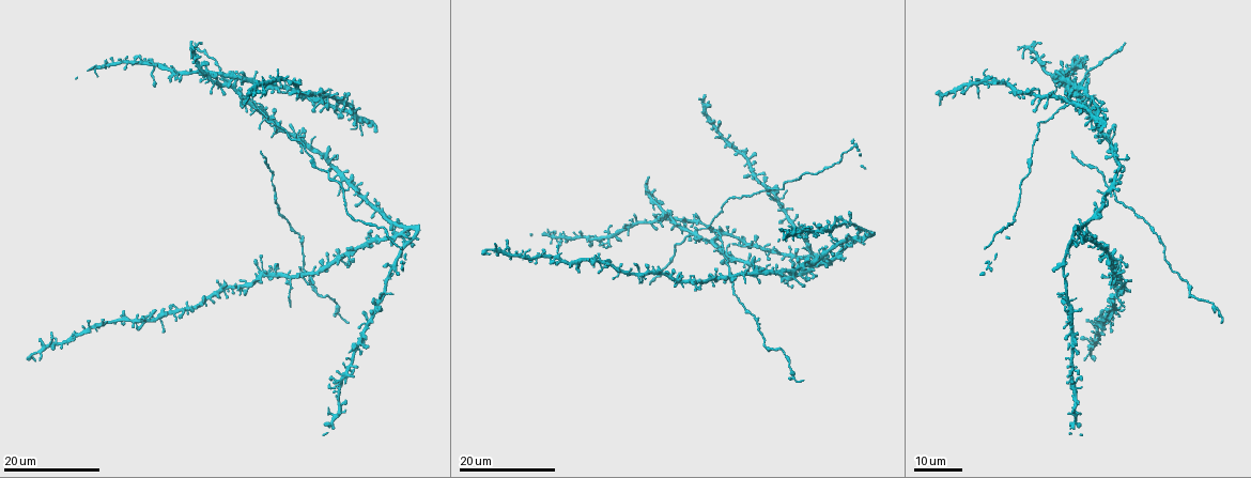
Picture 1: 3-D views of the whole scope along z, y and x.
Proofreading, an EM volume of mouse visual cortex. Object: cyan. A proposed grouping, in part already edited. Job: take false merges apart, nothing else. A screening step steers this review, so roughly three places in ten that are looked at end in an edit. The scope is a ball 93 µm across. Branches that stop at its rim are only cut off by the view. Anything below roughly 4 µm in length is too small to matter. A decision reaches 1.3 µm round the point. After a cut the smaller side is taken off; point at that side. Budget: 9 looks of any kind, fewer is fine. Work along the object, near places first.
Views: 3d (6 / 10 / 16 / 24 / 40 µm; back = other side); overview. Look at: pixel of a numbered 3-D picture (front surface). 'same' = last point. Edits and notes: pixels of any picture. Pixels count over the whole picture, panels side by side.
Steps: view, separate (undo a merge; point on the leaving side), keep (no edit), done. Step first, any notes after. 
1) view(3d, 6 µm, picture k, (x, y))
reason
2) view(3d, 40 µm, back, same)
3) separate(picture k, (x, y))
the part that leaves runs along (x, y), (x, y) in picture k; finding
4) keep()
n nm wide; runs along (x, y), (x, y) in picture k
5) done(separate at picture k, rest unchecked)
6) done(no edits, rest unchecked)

view(3d, 24 µm, picture 1, (731, 258))
small branch off a trunk

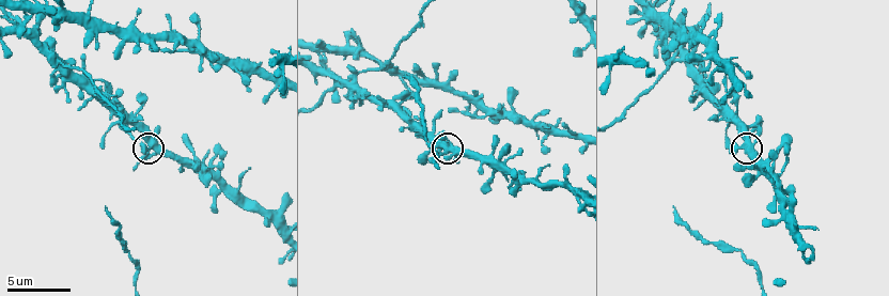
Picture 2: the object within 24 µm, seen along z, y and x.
view(3d, 10 µm, picture 2, (151, 147))
closer look

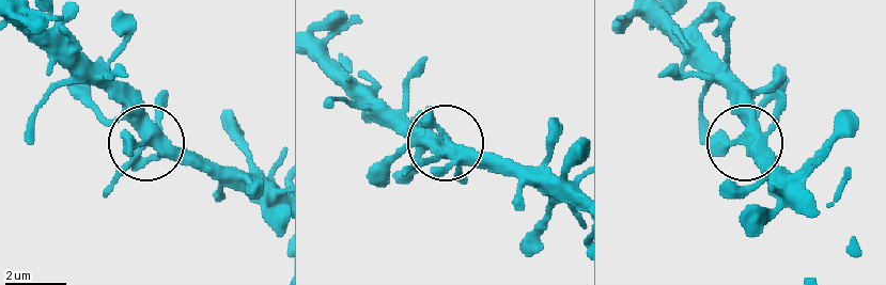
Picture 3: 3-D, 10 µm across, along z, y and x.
keep()
5 arms; all the same cell

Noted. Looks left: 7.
view(3d, 10 µm, picture 2, (326, 91))
looks like a crossing

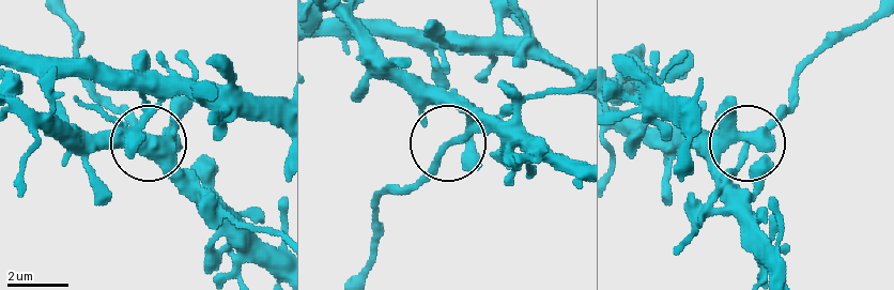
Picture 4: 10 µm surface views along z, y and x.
keep()
280 nm wide; one cell here

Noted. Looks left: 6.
view(3d, 16 µm, picture 1, (216, 80))
four-way junction

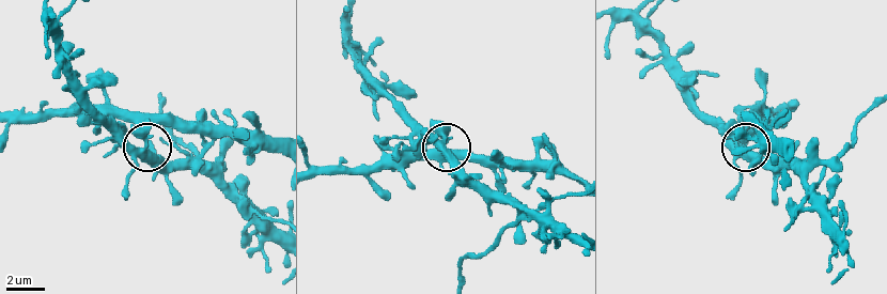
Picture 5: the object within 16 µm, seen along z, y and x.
view(3d, 6 µm, picture 5, (144, 145))

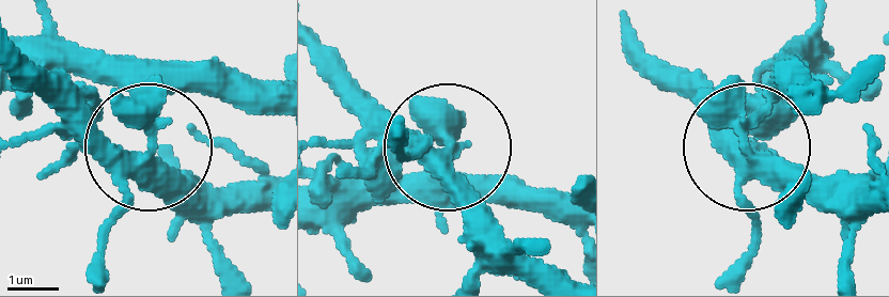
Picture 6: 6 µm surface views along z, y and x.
keep()
360 nm wide; one cell here

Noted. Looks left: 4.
view(3d, 24 µm, picture 1, (1083, 65))
three-way junction

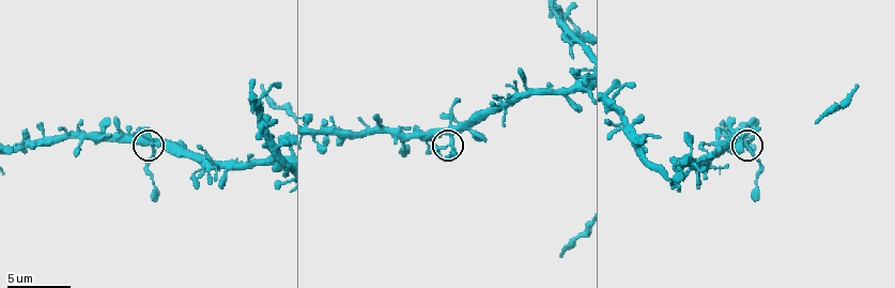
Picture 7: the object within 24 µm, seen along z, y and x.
view(3d, 10 µm, picture 7, (744, 140))
closer look

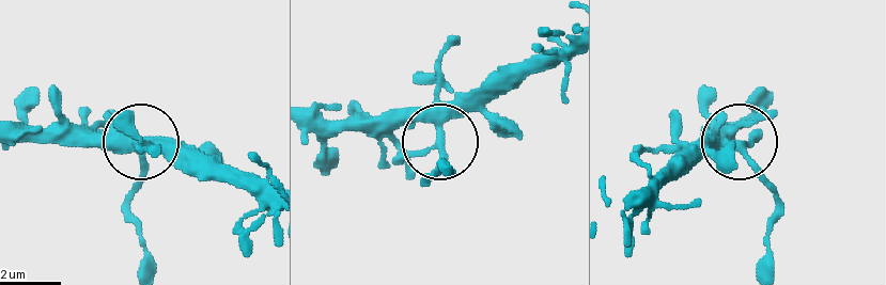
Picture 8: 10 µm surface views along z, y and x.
keep()
continuous, no second cell

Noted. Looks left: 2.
done(no edits, rest unchecked)

